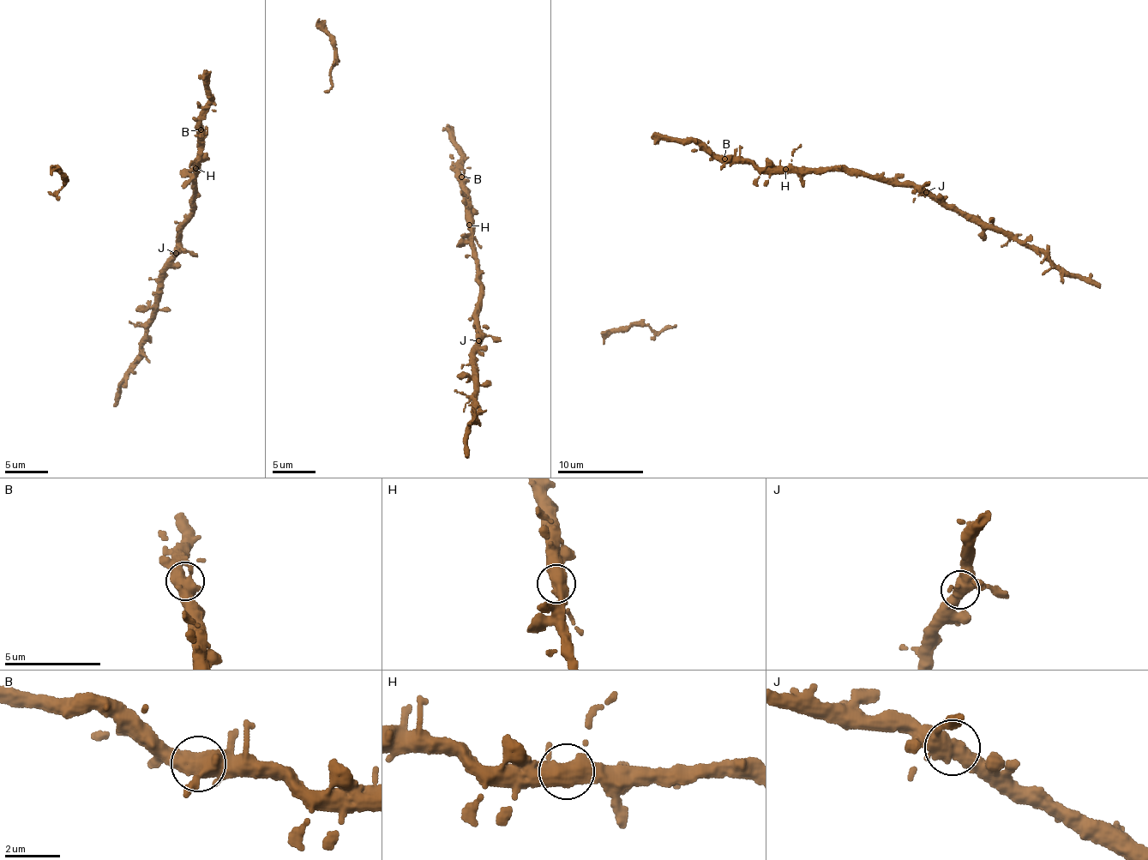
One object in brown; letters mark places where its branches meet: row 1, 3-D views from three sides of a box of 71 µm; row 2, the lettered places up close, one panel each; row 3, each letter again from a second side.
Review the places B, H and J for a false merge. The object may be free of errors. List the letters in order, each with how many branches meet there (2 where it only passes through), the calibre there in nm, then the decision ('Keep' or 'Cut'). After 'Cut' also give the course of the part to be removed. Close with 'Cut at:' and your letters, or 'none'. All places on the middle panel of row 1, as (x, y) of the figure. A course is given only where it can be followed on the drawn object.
B: Branches: 3. Thickness 400 nm. Keep
H: Branches: 3. Thickness 400 nm. Keep
J: Branches: 3. Thickness 420 nm. Keep
Cut at: none

